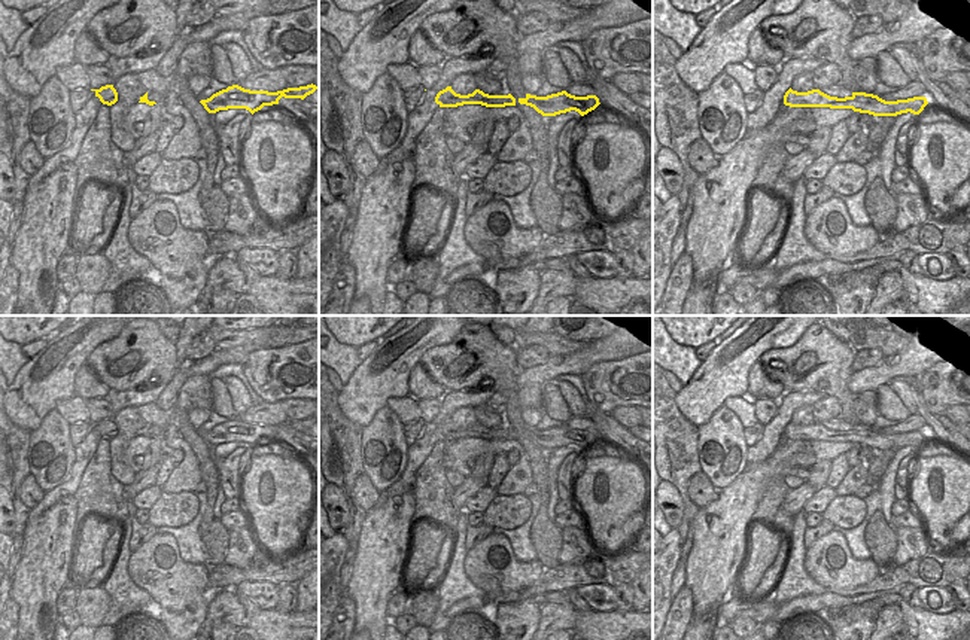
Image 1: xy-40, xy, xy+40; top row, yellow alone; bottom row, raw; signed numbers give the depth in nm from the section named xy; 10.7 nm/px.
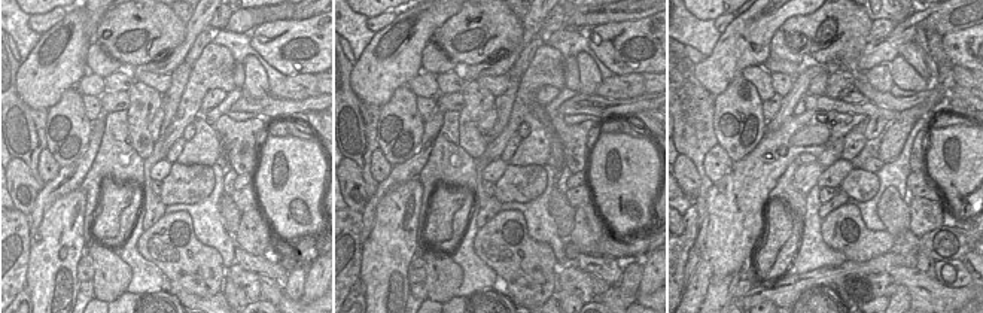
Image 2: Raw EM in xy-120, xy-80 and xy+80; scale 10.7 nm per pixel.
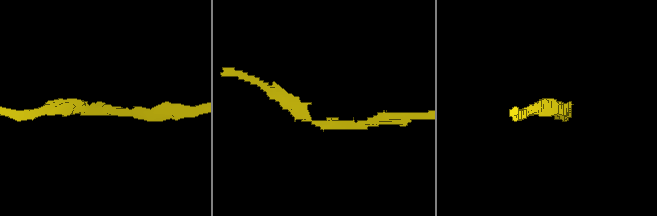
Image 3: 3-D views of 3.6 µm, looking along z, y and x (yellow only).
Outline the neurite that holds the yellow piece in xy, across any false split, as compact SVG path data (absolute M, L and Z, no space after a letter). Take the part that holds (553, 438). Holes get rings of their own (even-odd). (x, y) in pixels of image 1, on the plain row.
M566 424L547 430L526 427L524 432L519 432L519 436L533 441L542 449L556 449L571 444L584 449L600 438L596 429L575 430Z

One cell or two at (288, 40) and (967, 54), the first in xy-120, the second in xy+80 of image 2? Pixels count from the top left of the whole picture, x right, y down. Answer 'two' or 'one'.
one

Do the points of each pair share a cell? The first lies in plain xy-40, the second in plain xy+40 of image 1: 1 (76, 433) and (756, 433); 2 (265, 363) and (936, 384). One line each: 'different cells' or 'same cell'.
1: same cell
2: same cell

